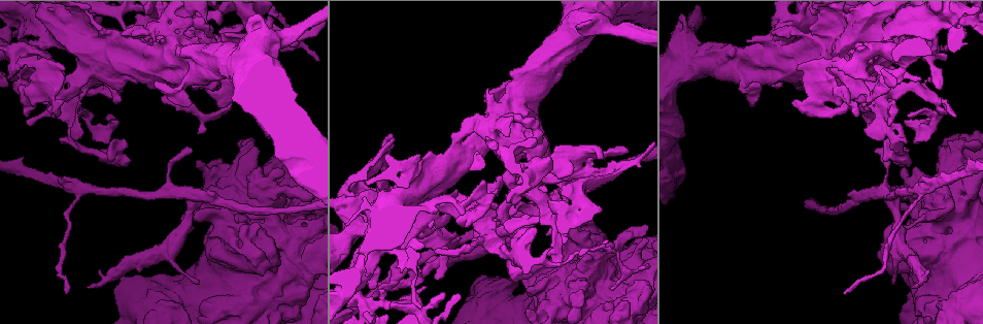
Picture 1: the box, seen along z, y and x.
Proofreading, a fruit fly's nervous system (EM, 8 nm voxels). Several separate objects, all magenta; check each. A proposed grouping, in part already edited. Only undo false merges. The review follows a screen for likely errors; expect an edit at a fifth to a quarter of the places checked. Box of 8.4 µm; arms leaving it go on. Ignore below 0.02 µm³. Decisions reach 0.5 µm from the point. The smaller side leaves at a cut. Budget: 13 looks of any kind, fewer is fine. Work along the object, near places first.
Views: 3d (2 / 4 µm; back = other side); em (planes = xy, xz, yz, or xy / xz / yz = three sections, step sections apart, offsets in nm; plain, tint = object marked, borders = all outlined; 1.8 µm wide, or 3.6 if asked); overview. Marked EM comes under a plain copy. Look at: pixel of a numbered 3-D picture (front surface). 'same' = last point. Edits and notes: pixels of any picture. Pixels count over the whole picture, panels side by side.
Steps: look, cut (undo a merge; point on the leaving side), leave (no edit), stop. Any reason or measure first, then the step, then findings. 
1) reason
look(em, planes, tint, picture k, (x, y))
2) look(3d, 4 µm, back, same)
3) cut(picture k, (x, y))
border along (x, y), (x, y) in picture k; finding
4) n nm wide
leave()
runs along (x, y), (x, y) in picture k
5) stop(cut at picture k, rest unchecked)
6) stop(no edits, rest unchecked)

looks like a crossing
look(em, planes, tint, picture 1, (497, 243))

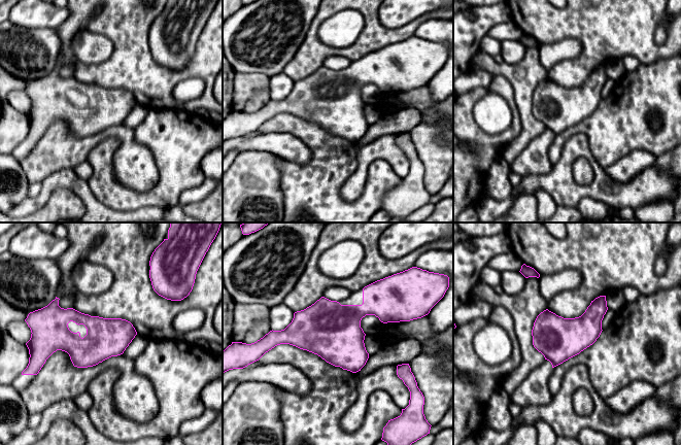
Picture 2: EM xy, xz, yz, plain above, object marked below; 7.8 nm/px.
300 nm wide
leave()
one cell here

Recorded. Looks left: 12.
calibre changes
look(em, yz, step 4, tint, picture 1, (602, 174))

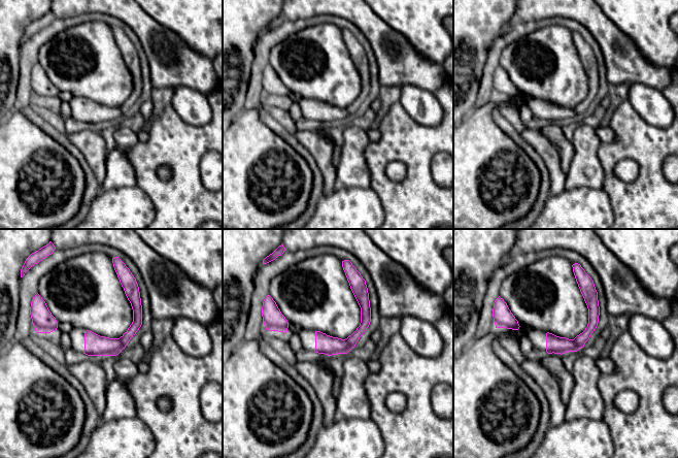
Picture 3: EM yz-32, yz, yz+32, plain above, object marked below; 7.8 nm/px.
cut it another way
look(em, planes, tint, same)

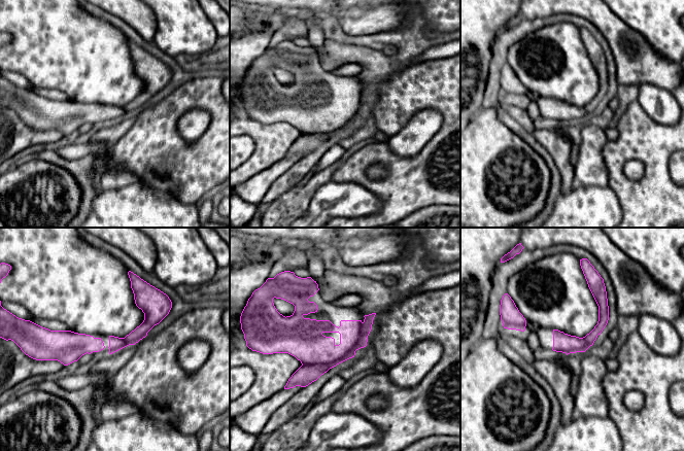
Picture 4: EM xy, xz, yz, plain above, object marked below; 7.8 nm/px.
leave()
runs along (591, 283), (601, 325), (583, 344), (555, 348) in picture 4; all the same cell

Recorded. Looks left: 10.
sudden change in width
look(3d, 4 µm, picture 1, (448, 183))

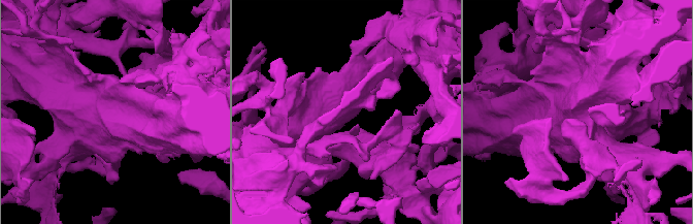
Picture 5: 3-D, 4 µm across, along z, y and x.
shape alone is not enough
look(em, 3.6 µm, xz, step 8, borders, picture 5, (346, 114))

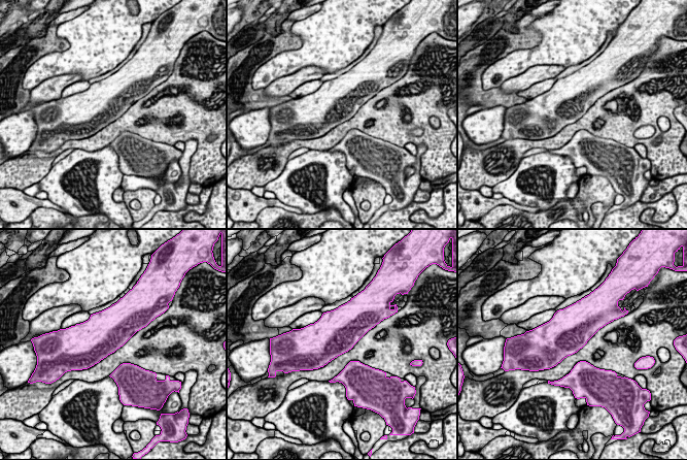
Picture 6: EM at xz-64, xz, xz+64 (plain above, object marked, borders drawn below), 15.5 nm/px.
leave()
one cell here

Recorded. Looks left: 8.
thin neck
look(em, yz, step 16, borders, picture 1, (358, 224))

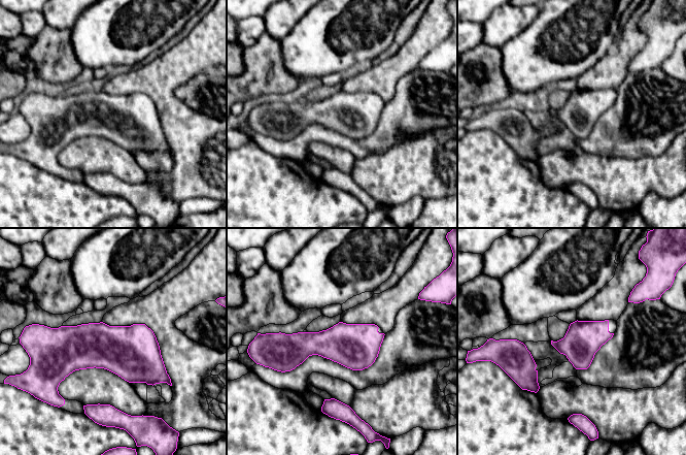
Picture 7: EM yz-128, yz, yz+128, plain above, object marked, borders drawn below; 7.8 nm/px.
leave()
continuous, no second cell

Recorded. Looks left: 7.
calibre changes
look(em, 3.6 µm, planes, tint, picture 1, (518, 124))

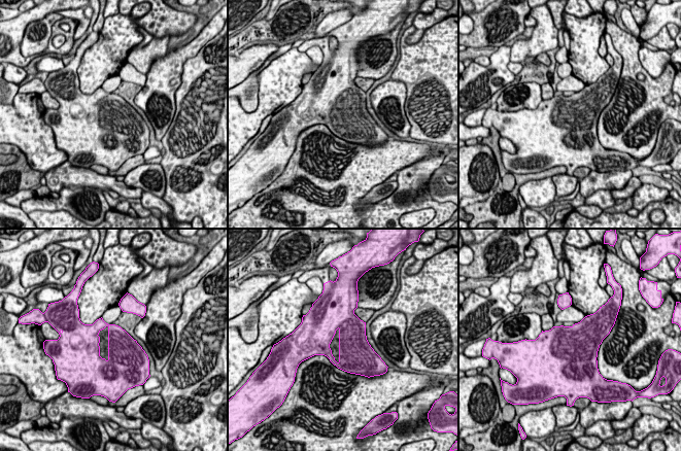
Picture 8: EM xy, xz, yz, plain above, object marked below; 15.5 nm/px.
leave()
one cell here

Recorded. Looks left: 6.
sudden change in width
look(3d, 4 µm, picture 1, (285, 38))

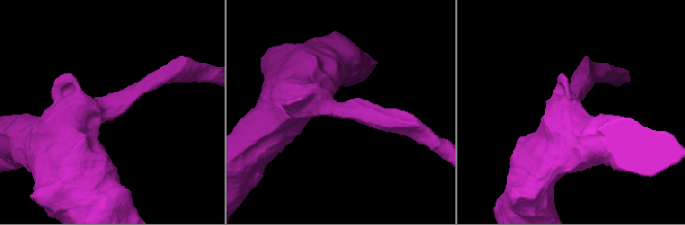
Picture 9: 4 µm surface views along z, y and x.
arms of 260, 650 nm
look(em, 3.6 µm, planes, tint, picture 9, (341, 109))

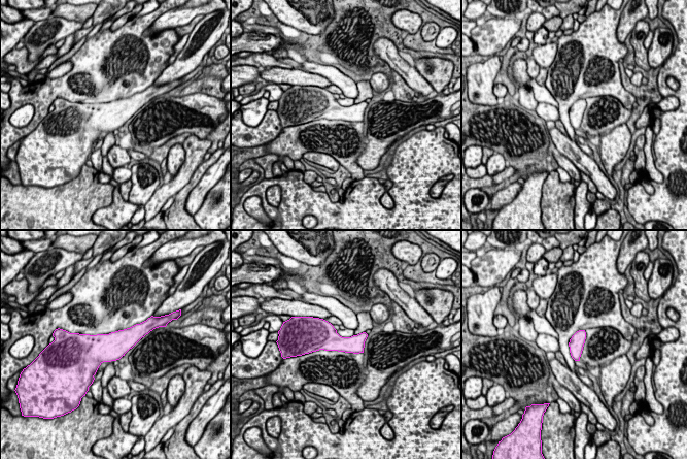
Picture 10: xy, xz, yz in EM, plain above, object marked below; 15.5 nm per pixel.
leave()
all the same cell

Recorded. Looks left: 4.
stop(no edits, rest unchecked)

